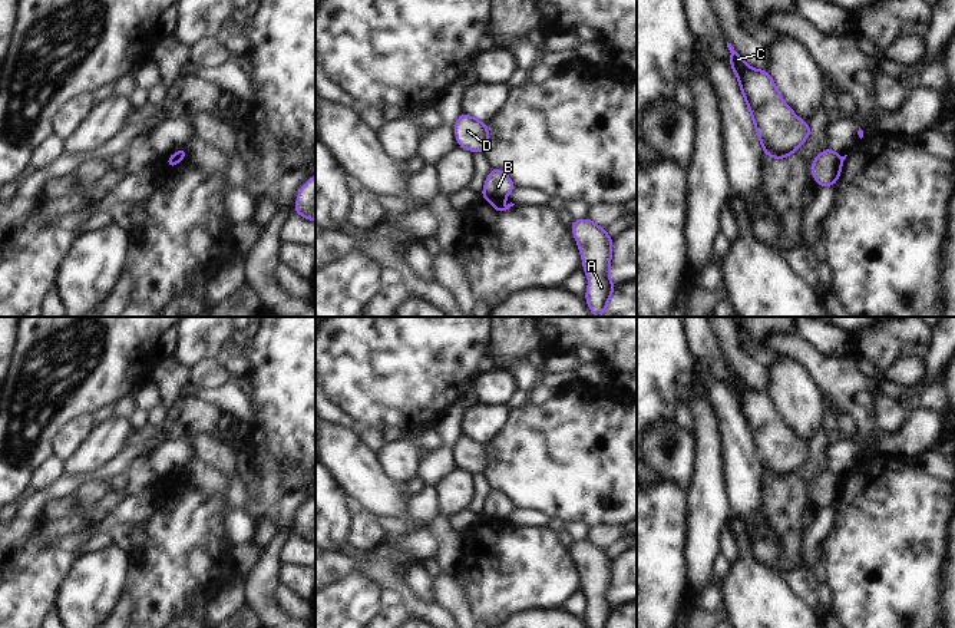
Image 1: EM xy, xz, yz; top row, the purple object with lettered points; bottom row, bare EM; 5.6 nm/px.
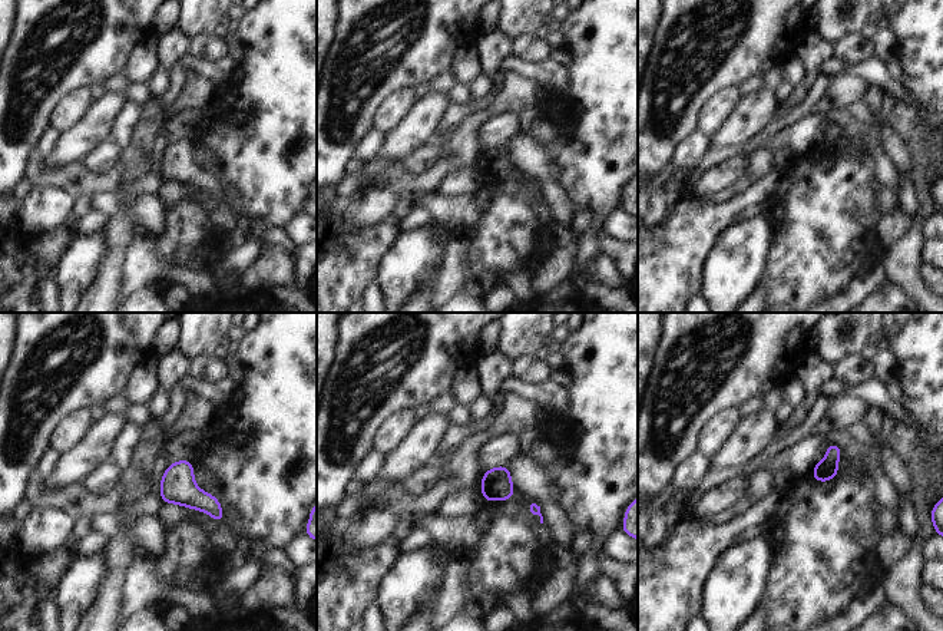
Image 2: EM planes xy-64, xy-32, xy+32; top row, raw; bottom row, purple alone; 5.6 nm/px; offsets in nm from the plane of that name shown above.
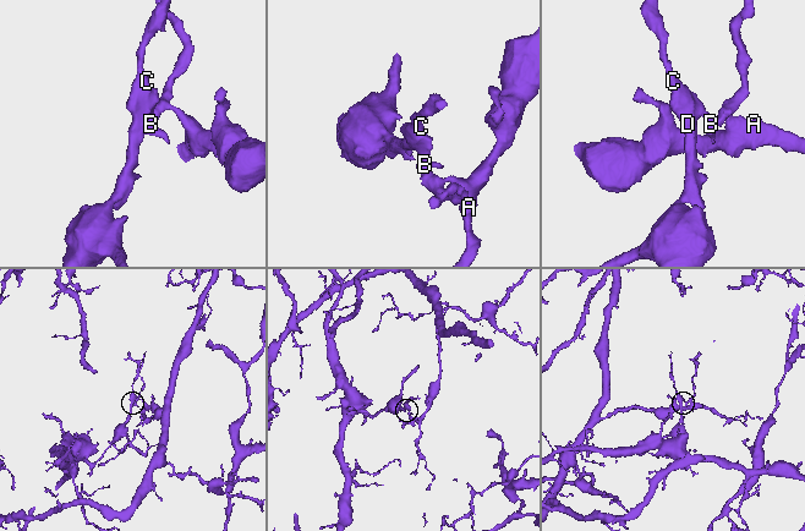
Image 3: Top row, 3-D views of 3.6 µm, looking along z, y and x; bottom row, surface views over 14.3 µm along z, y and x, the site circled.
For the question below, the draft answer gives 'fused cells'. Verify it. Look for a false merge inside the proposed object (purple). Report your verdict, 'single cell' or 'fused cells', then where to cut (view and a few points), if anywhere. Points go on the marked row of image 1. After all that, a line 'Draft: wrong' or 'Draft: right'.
fused cells; cut in xz along (488, 198), (499, 200)
Draft: right

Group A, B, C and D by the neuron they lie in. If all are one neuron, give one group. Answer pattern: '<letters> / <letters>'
A / B C D

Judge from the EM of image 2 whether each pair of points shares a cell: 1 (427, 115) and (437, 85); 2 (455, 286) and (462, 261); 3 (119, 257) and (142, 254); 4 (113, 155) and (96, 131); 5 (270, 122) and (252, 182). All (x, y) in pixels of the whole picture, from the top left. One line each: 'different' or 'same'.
1: different
2: same
3: different
4: different
5: same

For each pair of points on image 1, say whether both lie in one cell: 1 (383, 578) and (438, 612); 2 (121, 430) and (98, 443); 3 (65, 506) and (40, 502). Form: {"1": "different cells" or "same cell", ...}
{"1": "same cell", "2": "same cell", "3": "different cells"}

